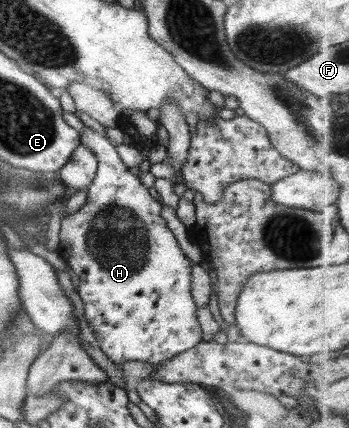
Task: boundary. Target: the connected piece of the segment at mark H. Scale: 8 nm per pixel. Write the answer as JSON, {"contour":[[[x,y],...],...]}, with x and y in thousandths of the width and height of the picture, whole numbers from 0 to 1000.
{"contour":[[[212,192],[192,215],[215,236],[221,264],[264,290],[229,306],[229,334],[255,343],[278,371],[278,402],[249,442],[246,477],[175,516],[166,596],[223,645],[223,687],[241,706],[241,734],[275,797],[315,843],[347,853],[361,843],[464,850],[582,799],[550,696],[550,610],[521,589],[476,514],[458,505],[467,477],[438,444],[407,430],[347,374],[327,339],[289,301],[344,297],[352,266],[304,215],[241,192]]]}

